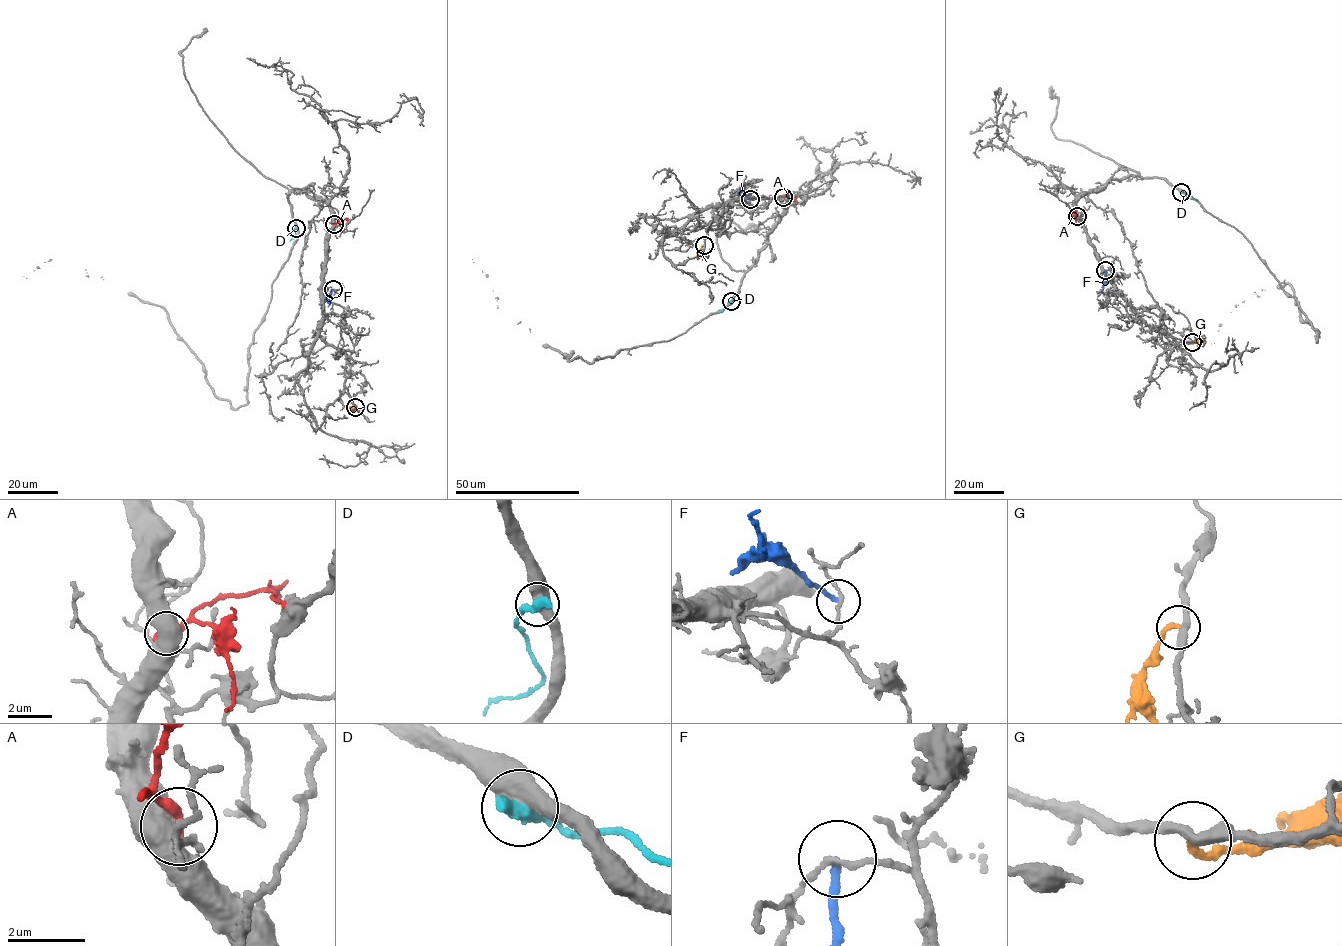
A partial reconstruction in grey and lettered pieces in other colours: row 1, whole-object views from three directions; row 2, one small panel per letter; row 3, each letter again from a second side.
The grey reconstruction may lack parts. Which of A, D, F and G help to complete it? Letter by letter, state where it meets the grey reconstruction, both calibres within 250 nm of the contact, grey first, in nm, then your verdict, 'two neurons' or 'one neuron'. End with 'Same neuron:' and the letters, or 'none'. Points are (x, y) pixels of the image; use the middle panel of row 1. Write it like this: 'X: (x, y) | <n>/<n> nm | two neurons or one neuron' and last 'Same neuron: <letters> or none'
A: (783, 197) | 850/240 nm | two neurons
D: (731, 301) | 500/480 nm | two neurons
F: (750, 199) | 140/200 nm | two neurons
G: (704, 245) | 340/200 nm | two neurons
Same neuron: none

